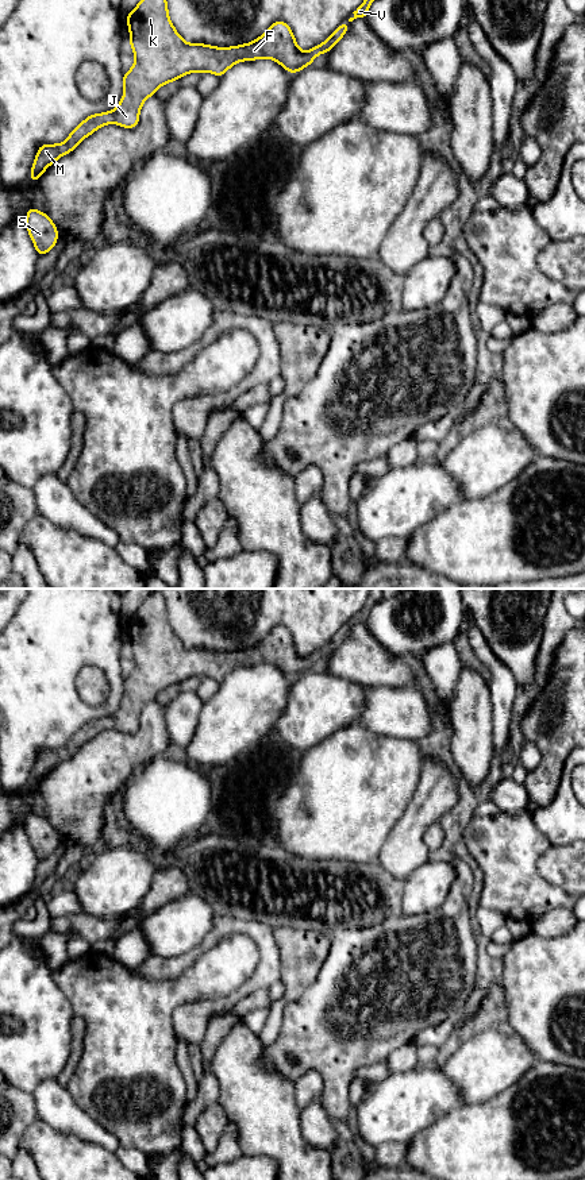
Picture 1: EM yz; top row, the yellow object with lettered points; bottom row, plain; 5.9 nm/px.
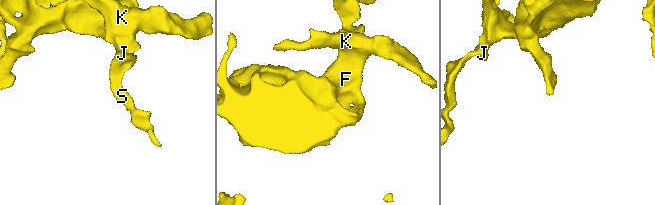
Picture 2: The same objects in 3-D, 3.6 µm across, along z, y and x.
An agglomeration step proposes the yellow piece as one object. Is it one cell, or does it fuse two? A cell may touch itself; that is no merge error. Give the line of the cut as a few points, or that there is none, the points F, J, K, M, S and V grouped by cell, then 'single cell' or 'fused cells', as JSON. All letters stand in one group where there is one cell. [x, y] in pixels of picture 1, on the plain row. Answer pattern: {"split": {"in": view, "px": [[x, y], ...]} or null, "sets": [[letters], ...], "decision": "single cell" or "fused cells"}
{"split": null, "sets": [["F", "J", "K", "M", "S", "V"]], "decision": "single cell"}

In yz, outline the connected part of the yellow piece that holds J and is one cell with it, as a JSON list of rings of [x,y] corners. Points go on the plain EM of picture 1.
[[[151,591],[126,624],[135,667],[123,680],[124,701],[113,716],[88,721],[63,748],[39,751],[31,772],[31,786],[38,786],[53,767],[73,756],[100,732],[115,728],[135,733],[145,705],[170,686],[192,676],[209,676],[222,682],[238,667],[263,663],[274,664],[293,679],[309,671],[319,659],[327,659],[349,635],[349,629],[342,628],[330,643],[308,656],[299,653],[290,632],[282,625],[274,626],[255,645],[239,651],[186,648],[170,626],[168,606],[159,591]]]

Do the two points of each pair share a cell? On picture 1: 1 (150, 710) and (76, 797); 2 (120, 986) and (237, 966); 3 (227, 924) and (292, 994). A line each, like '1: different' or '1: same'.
1: same
2: same
3: different

